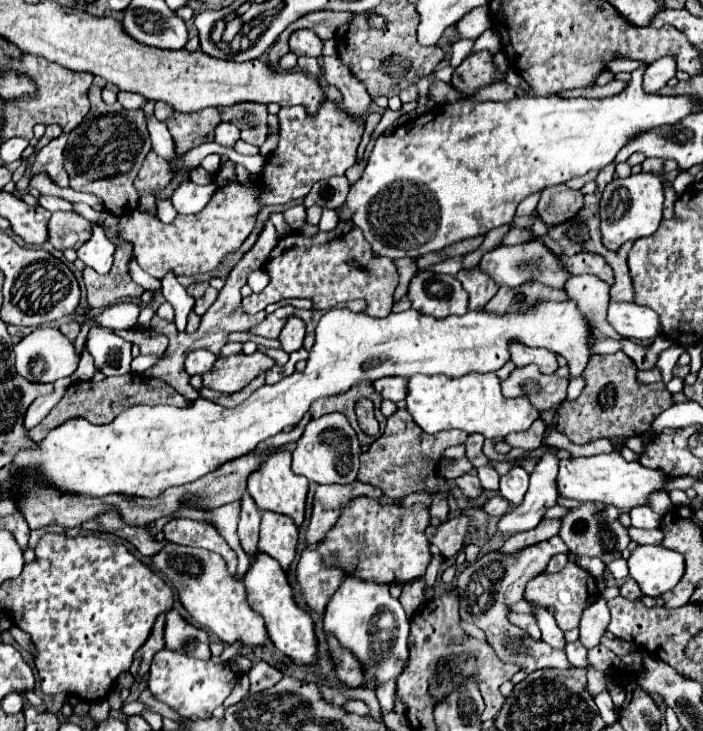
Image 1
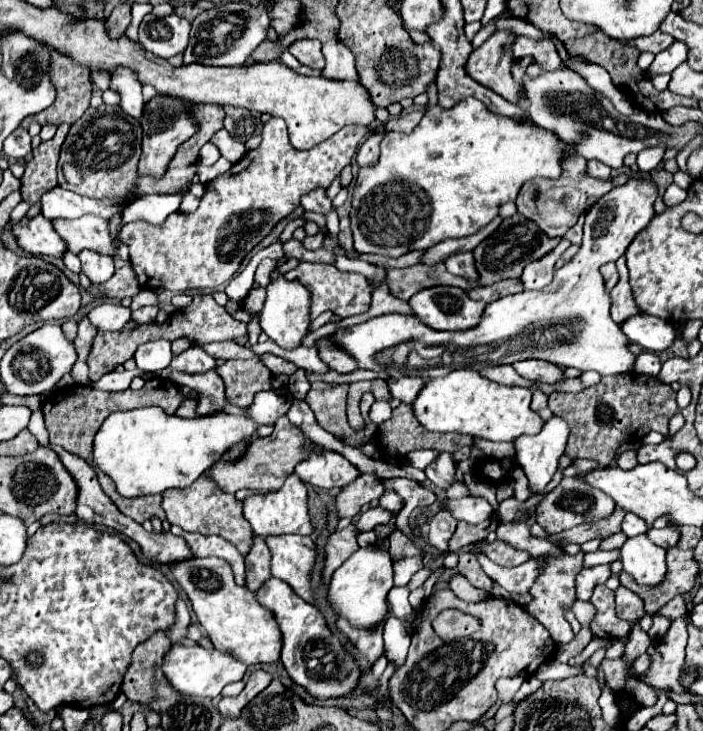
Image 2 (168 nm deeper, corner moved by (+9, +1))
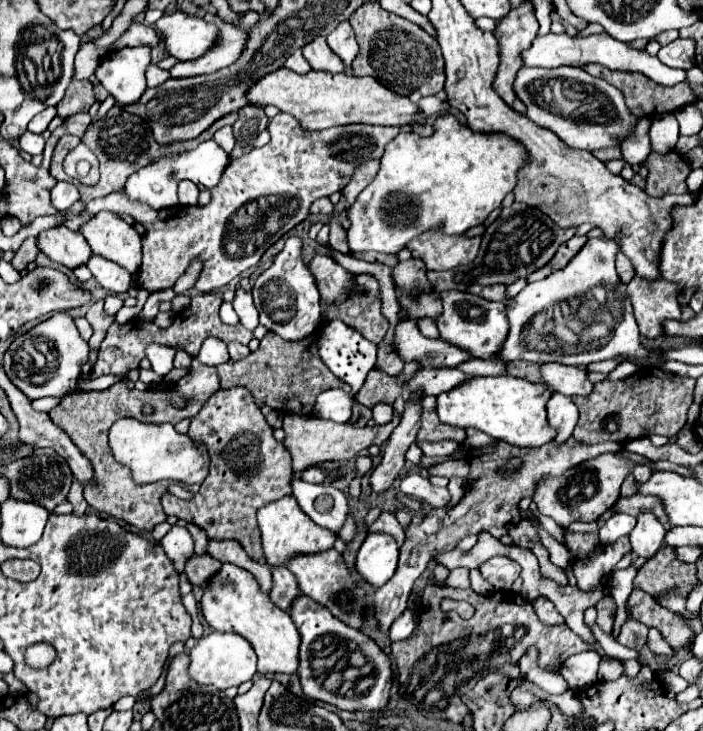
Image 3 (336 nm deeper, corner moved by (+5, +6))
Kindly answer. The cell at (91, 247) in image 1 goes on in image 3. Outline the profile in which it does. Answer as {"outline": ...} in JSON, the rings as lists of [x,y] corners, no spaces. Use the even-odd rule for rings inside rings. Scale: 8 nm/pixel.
{"outline":[[[96,254],[90,256],[86,264],[92,272],[92,276],[98,280],[98,284],[110,292],[126,292],[130,288],[130,272],[126,272],[122,266],[100,258]]]}

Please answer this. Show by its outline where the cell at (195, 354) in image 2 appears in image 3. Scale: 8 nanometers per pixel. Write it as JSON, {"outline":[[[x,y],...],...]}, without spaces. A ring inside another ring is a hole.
{"outline":[[[208,338],[198,356],[194,356],[194,360],[206,364],[206,366],[220,366],[228,360],[228,350],[226,350],[226,344],[222,340],[214,340],[214,338]]]}

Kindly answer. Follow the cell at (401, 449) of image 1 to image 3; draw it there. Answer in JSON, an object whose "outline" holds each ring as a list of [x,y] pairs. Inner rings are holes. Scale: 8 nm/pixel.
{"outline":[[[424,396],[424,398],[418,400],[418,404],[422,406],[422,416],[420,416],[422,428],[418,430],[416,442],[422,442],[422,440],[430,440],[430,442],[454,440],[458,444],[464,444],[466,432],[462,428],[454,428],[454,426],[442,424],[438,420],[438,416],[436,416],[436,396]]]}

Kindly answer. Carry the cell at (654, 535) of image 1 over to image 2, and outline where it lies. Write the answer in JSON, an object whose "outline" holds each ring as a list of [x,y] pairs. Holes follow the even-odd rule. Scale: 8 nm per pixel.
{"outline":[[[664,527],[664,529],[648,529],[646,535],[650,537],[650,541],[654,541],[656,545],[660,545],[662,549],[670,549],[678,543],[678,537],[680,537],[680,529],[676,527]]]}

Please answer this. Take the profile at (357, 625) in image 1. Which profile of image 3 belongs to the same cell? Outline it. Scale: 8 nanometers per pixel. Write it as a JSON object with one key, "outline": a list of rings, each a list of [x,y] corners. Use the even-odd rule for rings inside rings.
{"outline":[[[368,534],[356,554],[356,572],[372,586],[386,584],[398,562],[398,544],[388,534]]]}

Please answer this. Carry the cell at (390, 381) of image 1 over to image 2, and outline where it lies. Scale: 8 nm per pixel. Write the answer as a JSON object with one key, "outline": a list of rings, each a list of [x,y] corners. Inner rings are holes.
{"outline":[[[402,377],[402,379],[388,379],[392,397],[400,399],[402,403],[412,403],[418,397],[418,391],[424,387],[422,377]]]}

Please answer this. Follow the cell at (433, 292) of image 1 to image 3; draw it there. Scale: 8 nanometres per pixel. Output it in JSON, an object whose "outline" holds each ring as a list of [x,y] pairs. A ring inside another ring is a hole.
{"outline":[[[446,290],[440,294],[440,300],[442,300],[442,314],[438,316],[438,320],[434,320],[440,336],[450,344],[468,350],[474,358],[482,360],[496,358],[496,352],[500,350],[500,344],[508,332],[506,304],[490,302],[484,300],[482,296],[474,296],[470,292],[460,292],[460,290]]]}

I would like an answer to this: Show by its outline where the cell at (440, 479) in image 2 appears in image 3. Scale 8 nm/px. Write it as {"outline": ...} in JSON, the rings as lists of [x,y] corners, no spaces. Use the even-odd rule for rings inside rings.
{"outline":[[[444,440],[444,442],[420,442],[418,444],[424,452],[424,456],[438,456],[438,458],[448,458],[458,450],[458,444],[452,440]]]}

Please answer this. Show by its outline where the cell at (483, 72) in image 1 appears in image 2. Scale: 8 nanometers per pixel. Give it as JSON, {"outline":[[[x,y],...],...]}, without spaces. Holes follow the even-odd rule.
{"outline":[[[496,31],[482,47],[474,49],[468,59],[468,73],[484,87],[502,95],[510,103],[520,103],[522,87],[512,77],[512,43],[516,41],[512,31]]]}

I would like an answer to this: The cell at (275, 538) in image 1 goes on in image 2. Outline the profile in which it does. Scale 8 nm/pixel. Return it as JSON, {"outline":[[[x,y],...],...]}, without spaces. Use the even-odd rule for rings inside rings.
{"outline":[[[282,535],[268,537],[268,549],[272,551],[272,577],[288,583],[308,603],[316,601],[310,587],[310,575],[316,563],[316,545],[310,537]]]}

